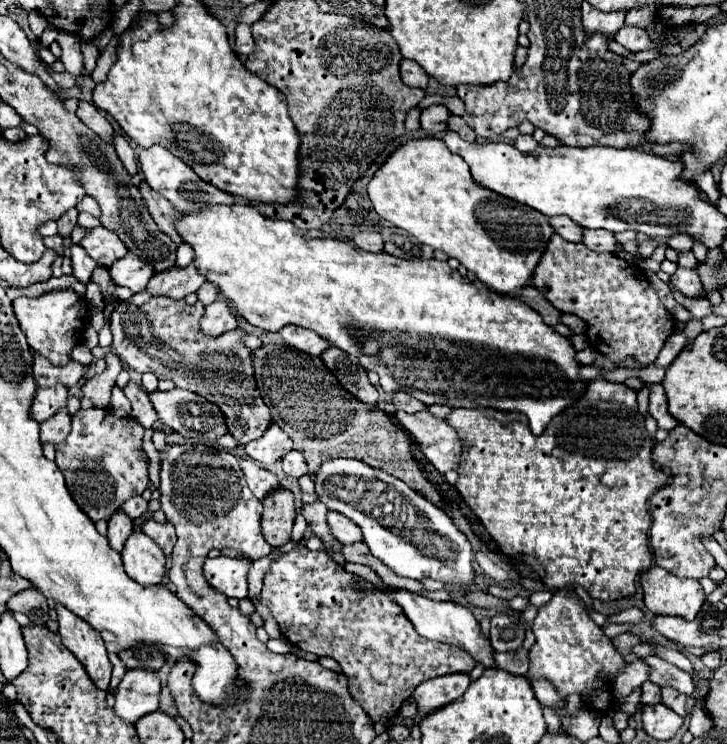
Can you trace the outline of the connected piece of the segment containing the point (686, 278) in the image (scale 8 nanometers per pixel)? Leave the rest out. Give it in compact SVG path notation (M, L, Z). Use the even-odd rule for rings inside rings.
M677 268L677 272L671 276L671 282L677 286L677 290L689 298L703 296L703 284L697 274L697 270L689 268Z

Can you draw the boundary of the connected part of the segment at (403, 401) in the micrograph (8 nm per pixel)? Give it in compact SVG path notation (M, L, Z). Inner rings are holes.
M395 392L395 394L393 394L393 404L395 404L397 410L409 412L409 414L415 414L415 412L421 412L421 410L427 408L425 404L421 404L417 398L413 398L413 396L407 394L407 392Z

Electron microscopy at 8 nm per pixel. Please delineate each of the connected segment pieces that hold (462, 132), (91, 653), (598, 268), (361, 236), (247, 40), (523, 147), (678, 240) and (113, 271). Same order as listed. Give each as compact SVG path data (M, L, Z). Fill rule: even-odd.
M451 116L449 122L447 122L447 126L449 126L449 130L457 132L465 142L475 142L475 138L477 138L475 132L465 124L465 120L461 116Z
M57 604L55 610L63 646L83 664L93 684L101 690L107 690L111 678L111 662L103 646L101 634L95 628L91 628L85 620L69 612L65 606Z
M557 234L551 236L545 256L541 256L527 286L535 286L559 312L579 316L589 326L587 336L593 348L607 356L613 366L619 366L627 356L635 356L641 366L653 364L675 330L675 318L659 302L649 280L641 276L637 266L609 252L597 254Z
M359 232L353 242L365 252L381 252L383 250L383 236L379 232Z
M239 24L235 32L235 48L237 56L249 56L255 48L255 42L251 38L251 26L249 24Z
M519 136L519 138L515 140L515 148L521 150L521 152L525 152L525 154L533 152L537 146L539 146L539 144L533 140L533 136Z
M679 234L679 236L671 236L667 240L667 246L677 252L685 252L685 250L693 248L693 240L689 240L689 236L685 236L685 234Z
M131 252L109 266L109 274L117 286L127 286L133 292L143 292L153 276L153 268Z

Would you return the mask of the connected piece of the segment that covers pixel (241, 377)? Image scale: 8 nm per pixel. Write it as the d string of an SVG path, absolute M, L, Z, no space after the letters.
M133 294L129 300L119 302L111 316L111 332L113 332L113 350L121 356L125 366L137 370L137 372L153 372L159 380L173 380L175 386L189 388L195 394L201 394L209 402L213 402L221 414L225 416L229 434L237 440L239 446L249 444L251 440L257 440L265 434L265 430L271 424L269 408L261 400L255 378L253 378L253 366L251 366L251 350L243 346L243 330L231 330L225 336L209 338L199 332L199 318L203 316L205 306L197 302L195 306L187 306L183 300L169 300L165 296L149 298L149 294Z

